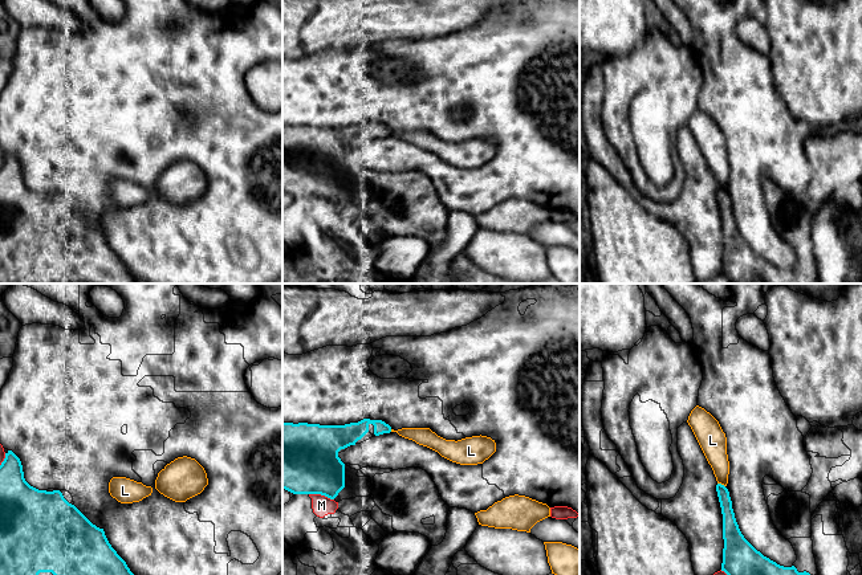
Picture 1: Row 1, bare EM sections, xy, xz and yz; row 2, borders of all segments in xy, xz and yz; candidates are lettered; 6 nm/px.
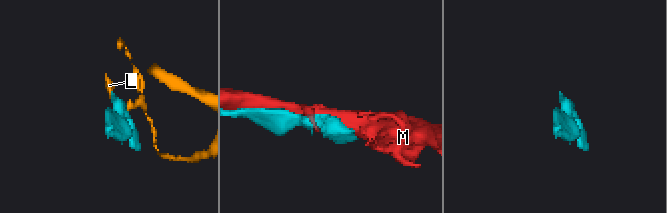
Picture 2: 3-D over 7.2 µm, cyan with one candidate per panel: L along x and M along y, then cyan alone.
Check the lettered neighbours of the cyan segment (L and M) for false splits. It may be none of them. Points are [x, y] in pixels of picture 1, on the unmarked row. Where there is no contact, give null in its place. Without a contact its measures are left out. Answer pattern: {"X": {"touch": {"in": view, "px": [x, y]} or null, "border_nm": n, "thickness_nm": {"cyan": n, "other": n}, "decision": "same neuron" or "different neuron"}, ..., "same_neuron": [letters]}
{"L": {"touch": {"in": "yz", "px": [720, 187]}, "border_nm": 50, "thickness_nm": {"cyan": 90, "other": 160}, "decision": "different neuron"}, "M": {"touch": {"in": "xz", "px": [321, 198]}, "border_nm": 160, "thickness_nm": {"cyan": 420, "other": 120}, "decision": "different neuron"}, "same_neuron": []}

